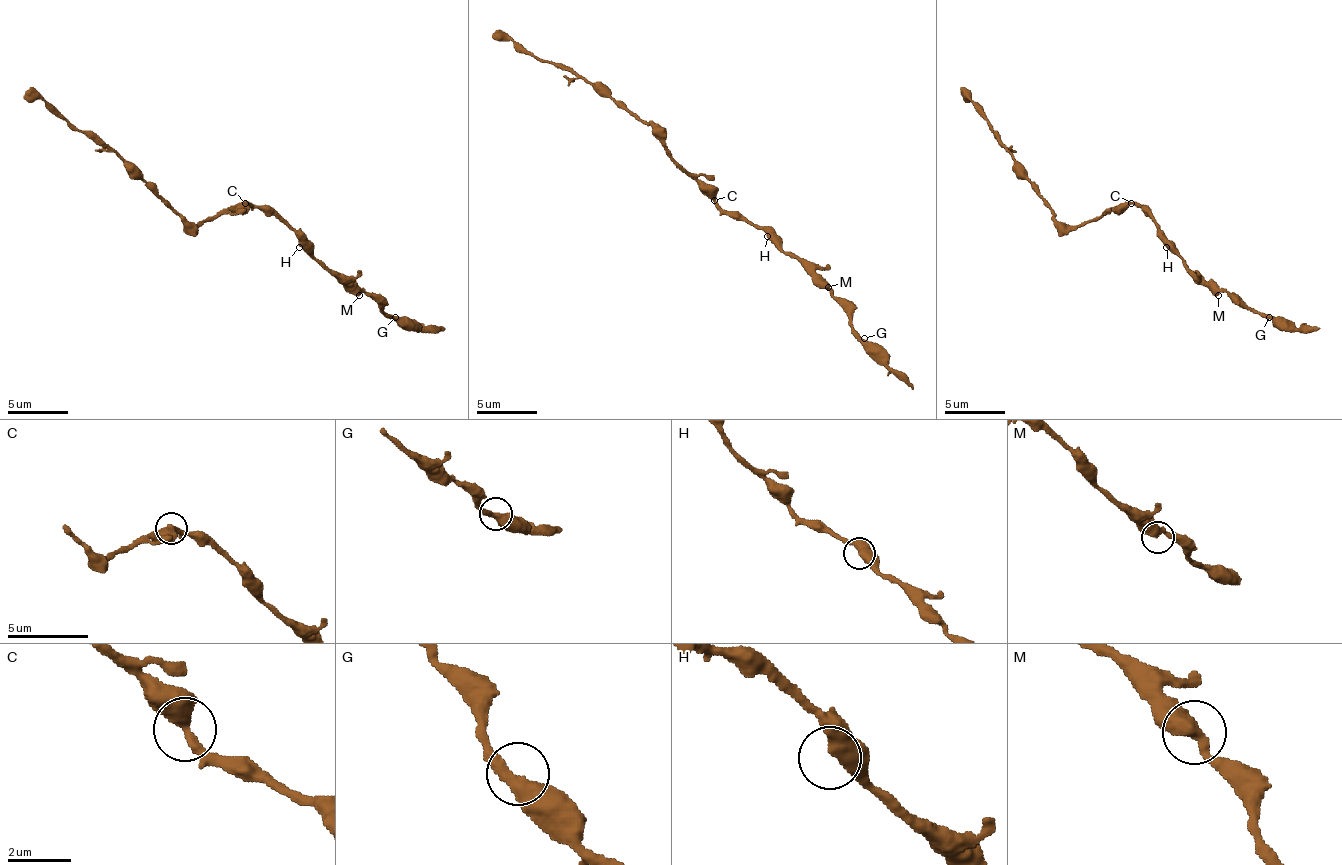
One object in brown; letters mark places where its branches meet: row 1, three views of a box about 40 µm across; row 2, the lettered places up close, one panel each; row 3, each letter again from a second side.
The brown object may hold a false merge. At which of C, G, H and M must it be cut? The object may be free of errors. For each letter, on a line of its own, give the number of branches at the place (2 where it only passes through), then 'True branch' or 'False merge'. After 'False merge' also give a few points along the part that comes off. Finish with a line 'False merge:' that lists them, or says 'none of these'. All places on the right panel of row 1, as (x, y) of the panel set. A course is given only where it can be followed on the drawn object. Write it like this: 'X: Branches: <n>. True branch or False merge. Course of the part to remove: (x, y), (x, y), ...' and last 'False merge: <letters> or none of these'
C: Branches: 2. True branch
G: Branches: 2. True branch
H: Branches: 2. True branch
M: Branches: 2. True branch
False merge: none of these

